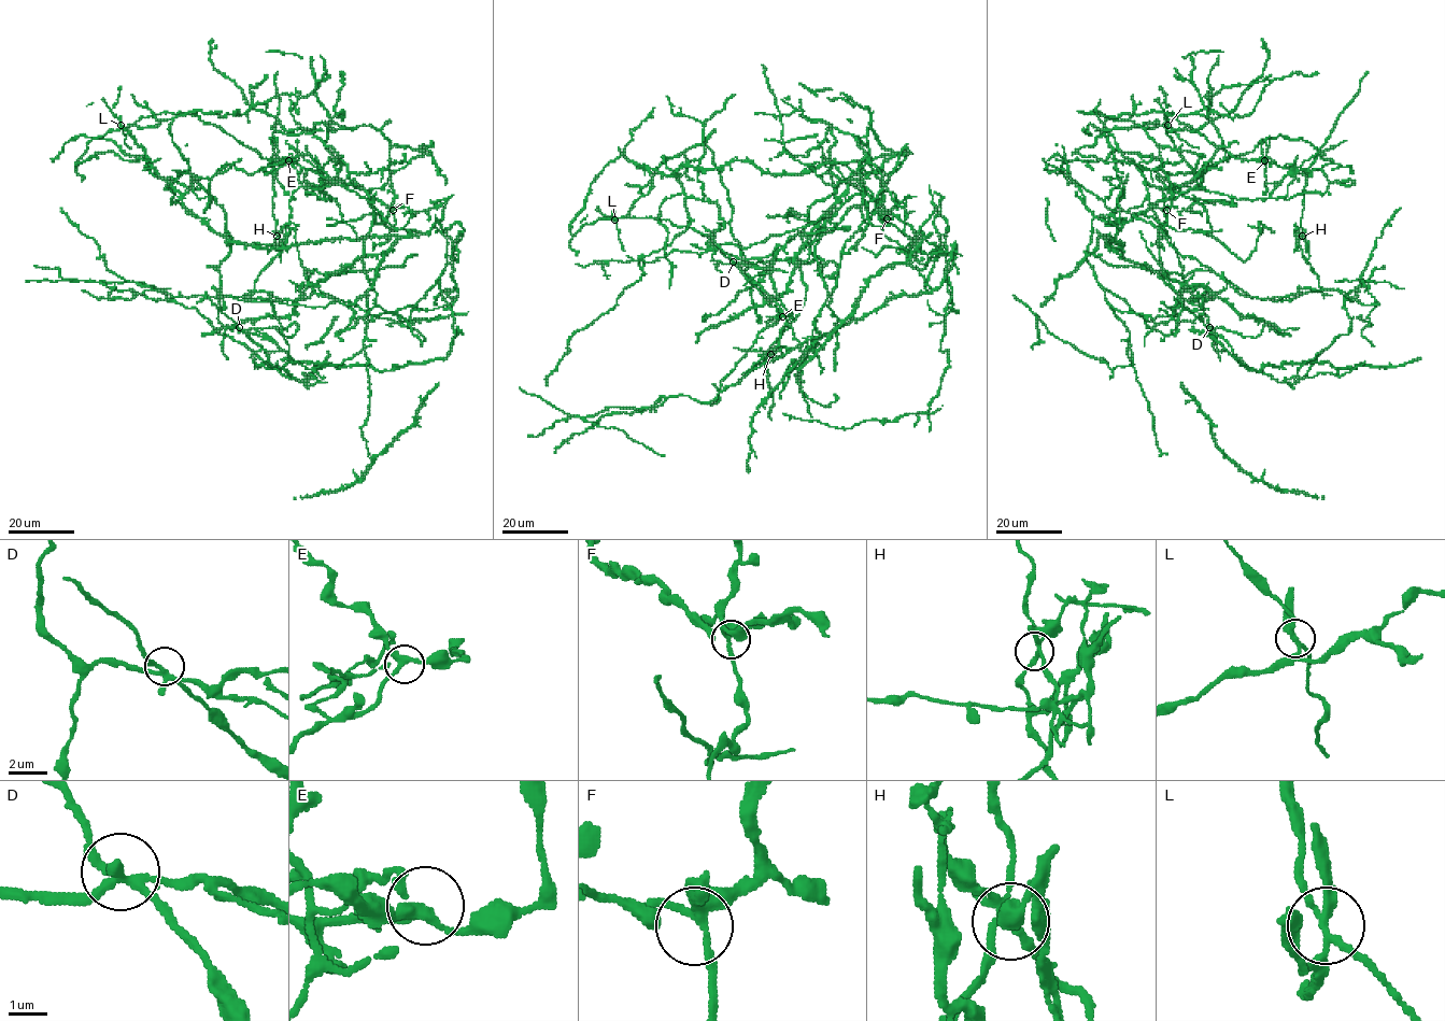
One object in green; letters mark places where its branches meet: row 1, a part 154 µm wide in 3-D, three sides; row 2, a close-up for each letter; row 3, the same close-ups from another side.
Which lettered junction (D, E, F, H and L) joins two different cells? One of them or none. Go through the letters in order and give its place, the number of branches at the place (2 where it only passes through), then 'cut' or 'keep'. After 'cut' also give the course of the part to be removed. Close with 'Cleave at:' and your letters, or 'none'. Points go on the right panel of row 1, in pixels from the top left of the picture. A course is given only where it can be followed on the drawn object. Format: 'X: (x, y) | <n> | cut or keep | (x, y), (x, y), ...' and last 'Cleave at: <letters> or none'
D: (1209, 327) | 4 | keep
E: (1264, 160) | 4 | keep
F: (1166, 210) | 4 | keep
H: (1302, 236) | 5 | keep
L: (1167, 125) | 5 | cut
Cleave at: L

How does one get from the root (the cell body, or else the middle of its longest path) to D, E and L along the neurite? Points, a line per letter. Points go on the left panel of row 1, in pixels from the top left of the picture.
D: (350, 239), (271, 249), (238, 243), (207, 223), (210, 195), (231, 239), (215, 268), (218, 321), (239, 327)
E: (350, 239), (261, 249), (217, 235), (171, 118), (135, 124), (190, 114), (263, 158), (288, 160)
L: (350, 239), (271, 249), (232, 242), (204, 220), (211, 201), (172, 141), (171, 118), (155, 127), (121, 125)

